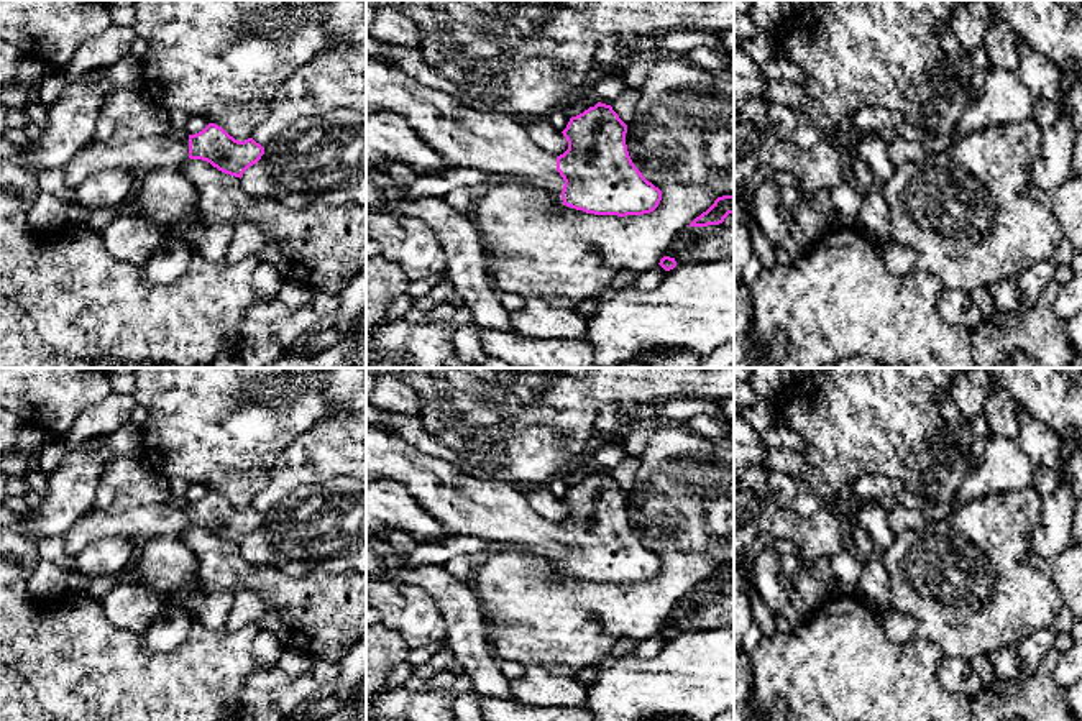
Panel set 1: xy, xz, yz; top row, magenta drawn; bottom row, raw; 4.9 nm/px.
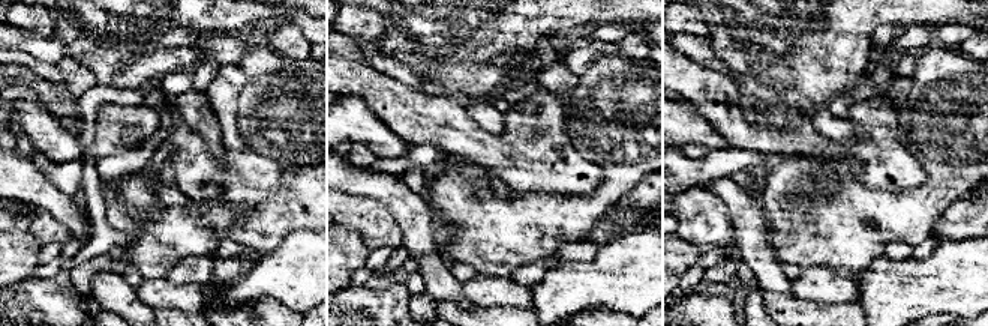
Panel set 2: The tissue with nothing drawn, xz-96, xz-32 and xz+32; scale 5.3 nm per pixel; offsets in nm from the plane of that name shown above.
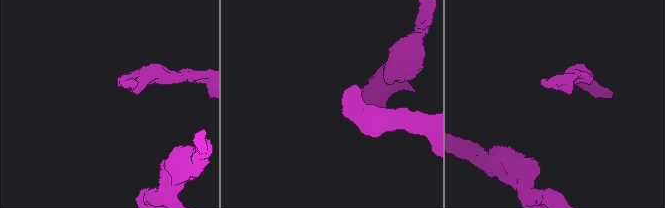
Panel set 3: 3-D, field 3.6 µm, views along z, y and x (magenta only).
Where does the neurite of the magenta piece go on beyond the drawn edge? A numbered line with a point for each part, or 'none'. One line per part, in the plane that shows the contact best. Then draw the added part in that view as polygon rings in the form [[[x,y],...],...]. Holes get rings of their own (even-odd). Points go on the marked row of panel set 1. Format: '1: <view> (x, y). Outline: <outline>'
1: xz (495, 143). Outline: [[[369,56],[366,107],[404,117],[450,168],[476,168],[522,177],[555,194],[563,191],[557,156],[542,151],[516,118],[463,107],[453,95]]]

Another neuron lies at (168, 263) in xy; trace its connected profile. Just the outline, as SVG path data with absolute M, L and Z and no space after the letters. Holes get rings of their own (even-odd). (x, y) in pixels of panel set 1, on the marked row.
M166 237L143 264L144 282L172 284L184 274L192 255L190 246L184 240Z

